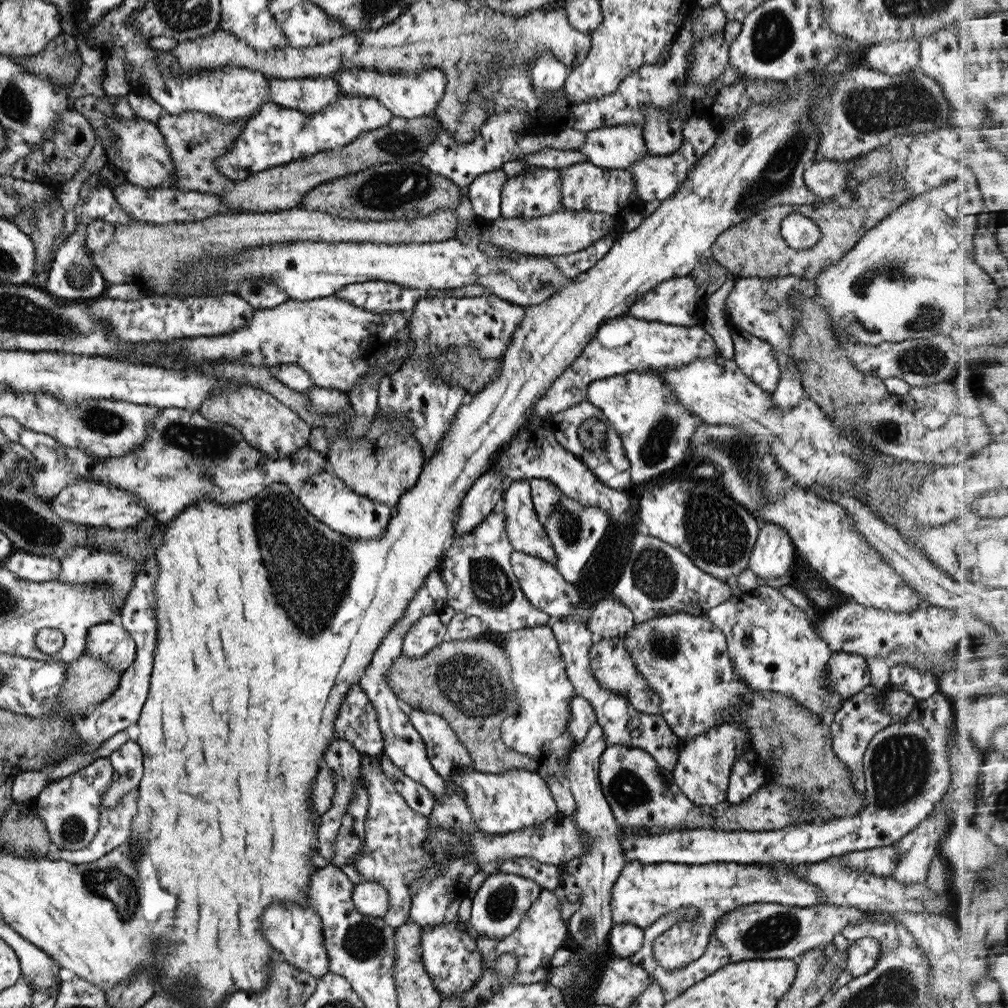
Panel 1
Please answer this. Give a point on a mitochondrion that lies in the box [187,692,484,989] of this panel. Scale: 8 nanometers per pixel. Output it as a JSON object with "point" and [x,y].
{"point":[363,942]}

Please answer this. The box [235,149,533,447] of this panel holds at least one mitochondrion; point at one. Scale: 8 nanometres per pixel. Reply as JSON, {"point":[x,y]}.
{"point":[393,189]}

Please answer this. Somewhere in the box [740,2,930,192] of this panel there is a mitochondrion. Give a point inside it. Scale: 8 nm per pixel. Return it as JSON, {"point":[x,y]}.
{"point":[773,34]}

